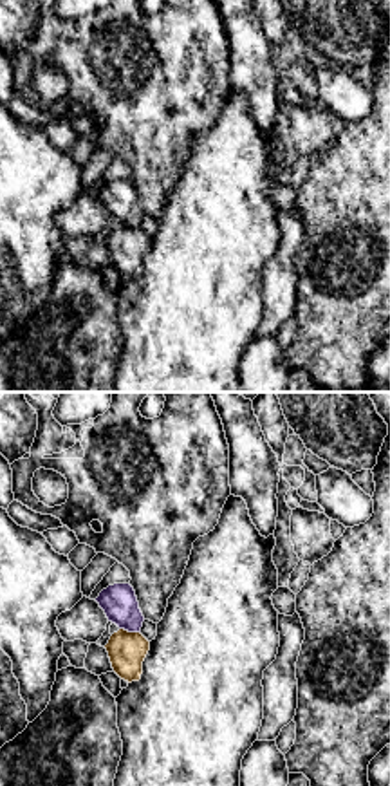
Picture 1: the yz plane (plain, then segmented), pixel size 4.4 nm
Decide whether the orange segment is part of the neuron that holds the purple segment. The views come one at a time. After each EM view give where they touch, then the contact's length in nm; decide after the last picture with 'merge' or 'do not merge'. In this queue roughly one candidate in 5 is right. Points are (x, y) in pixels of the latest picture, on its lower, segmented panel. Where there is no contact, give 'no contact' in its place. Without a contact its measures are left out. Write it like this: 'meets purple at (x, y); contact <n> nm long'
meets purple at (130, 631); contact 100 nm long

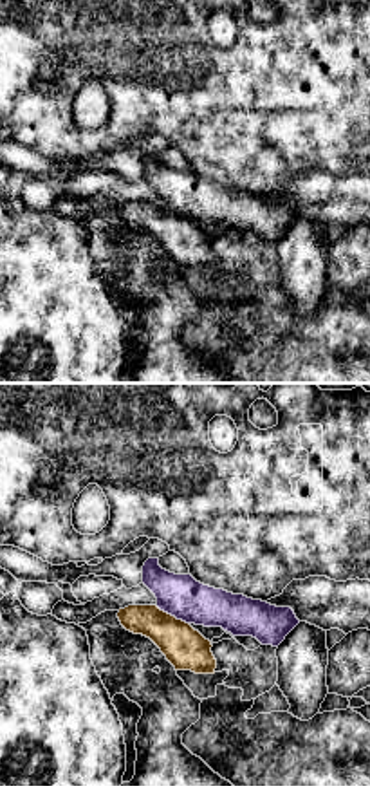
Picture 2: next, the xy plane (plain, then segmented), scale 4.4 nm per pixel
meets purple at (172, 615); contact 170 nm long

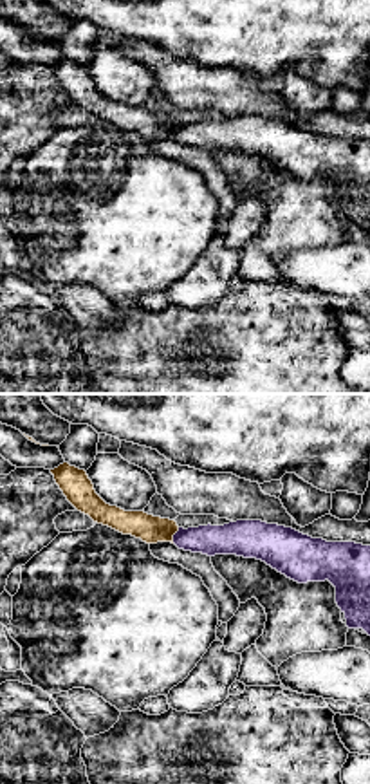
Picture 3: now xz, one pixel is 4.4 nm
meets purple at (174, 535); contact 80 nm long

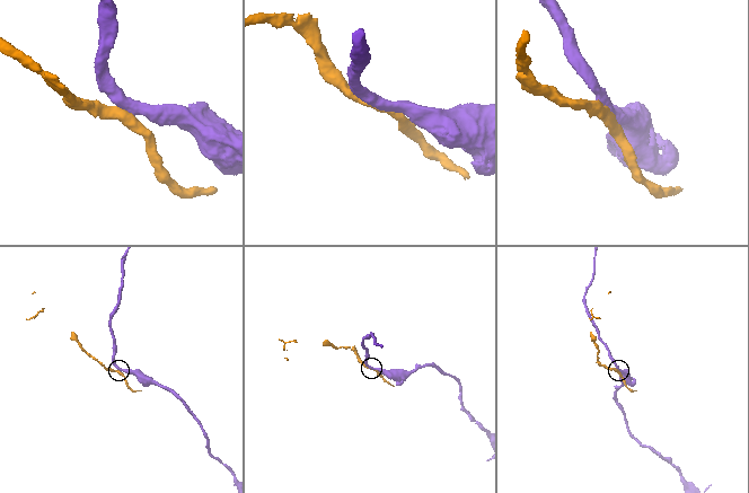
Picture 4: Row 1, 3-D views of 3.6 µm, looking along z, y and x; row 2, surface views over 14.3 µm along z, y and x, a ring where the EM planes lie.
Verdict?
do not merge

